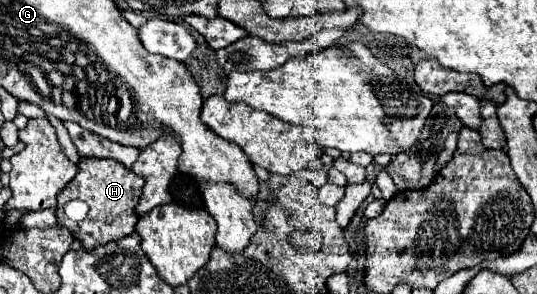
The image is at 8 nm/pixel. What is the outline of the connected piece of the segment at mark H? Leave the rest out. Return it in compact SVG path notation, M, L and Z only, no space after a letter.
M81 157L79 173L57 195L57 219L83 243L85 249L95 249L97 245L127 237L135 231L135 223L139 219L135 207L141 197L143 181L145 179L141 175L113 159Z

